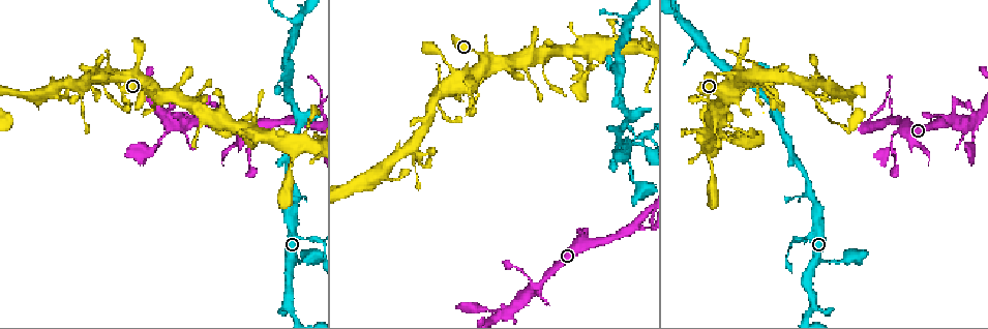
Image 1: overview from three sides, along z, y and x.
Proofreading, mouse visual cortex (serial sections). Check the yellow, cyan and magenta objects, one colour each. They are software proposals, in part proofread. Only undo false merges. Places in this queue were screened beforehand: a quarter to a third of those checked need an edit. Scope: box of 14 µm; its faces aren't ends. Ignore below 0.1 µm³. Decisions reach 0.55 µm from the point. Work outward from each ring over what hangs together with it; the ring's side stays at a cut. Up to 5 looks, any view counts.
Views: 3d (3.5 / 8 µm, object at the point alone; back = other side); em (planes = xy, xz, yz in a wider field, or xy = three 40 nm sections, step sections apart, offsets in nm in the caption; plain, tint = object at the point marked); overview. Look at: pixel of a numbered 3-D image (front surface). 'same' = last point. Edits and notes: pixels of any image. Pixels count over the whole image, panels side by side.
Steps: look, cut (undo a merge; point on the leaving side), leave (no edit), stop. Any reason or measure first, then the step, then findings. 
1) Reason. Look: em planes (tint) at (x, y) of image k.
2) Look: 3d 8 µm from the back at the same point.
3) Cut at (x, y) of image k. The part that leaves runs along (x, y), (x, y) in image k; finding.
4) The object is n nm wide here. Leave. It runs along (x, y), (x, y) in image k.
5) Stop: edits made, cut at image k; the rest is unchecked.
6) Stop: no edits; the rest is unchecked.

Three-way junction. Look: 3d 8 µm from the back at (315, 239) of image 1.

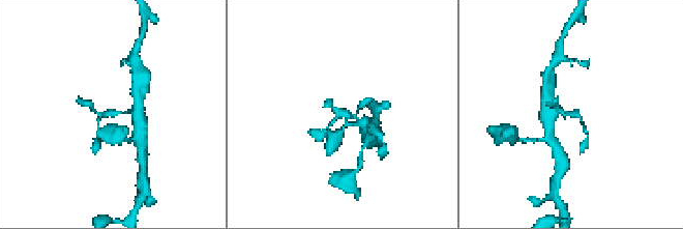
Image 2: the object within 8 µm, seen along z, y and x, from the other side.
3 arms meet here; the arms are 100, 100, 200 nm wide. Look: em xy step 2 (tint) at (342, 113) of image 2.

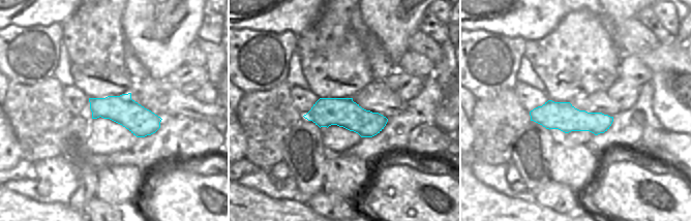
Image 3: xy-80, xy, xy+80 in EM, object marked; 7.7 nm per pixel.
The object is 220 nm wide here. Leave. It runs along (533, 118), (610, 119) in image 3; all the same cell.

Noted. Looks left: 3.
Branch point. Look: em xy step 2 (tint) at (889, 122) of image 1.

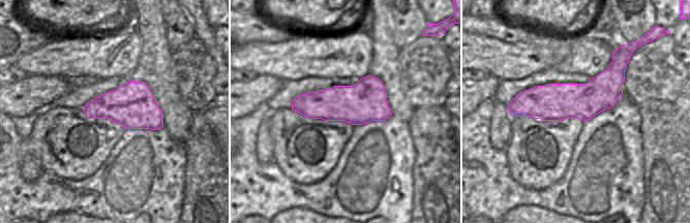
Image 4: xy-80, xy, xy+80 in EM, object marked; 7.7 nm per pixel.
Look: 3d 3.5 µm from the back at the same point.

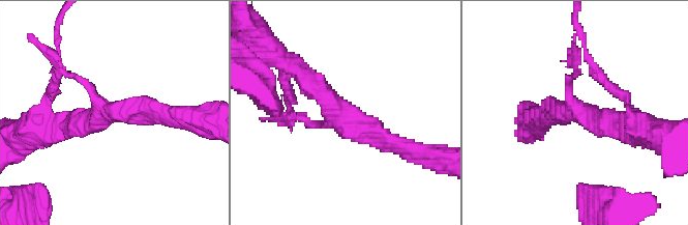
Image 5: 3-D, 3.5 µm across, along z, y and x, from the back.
The arms are 100, 250, 350 nm wide. Leave. It runs along (405, 148), (360, 130), (296, 68) in image 5; one cell here.

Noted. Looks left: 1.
Stop: no edits; the rest is unchecked.

